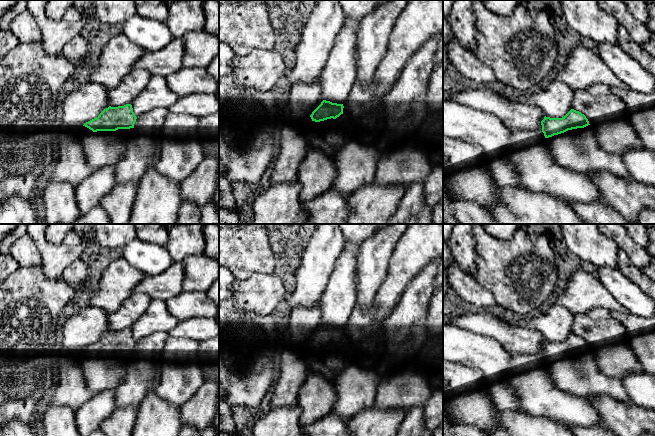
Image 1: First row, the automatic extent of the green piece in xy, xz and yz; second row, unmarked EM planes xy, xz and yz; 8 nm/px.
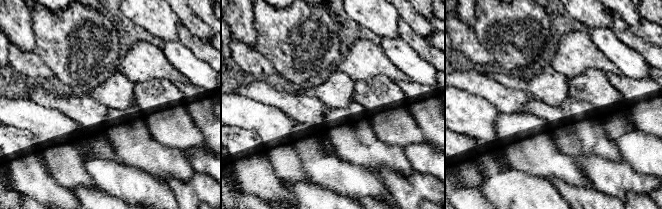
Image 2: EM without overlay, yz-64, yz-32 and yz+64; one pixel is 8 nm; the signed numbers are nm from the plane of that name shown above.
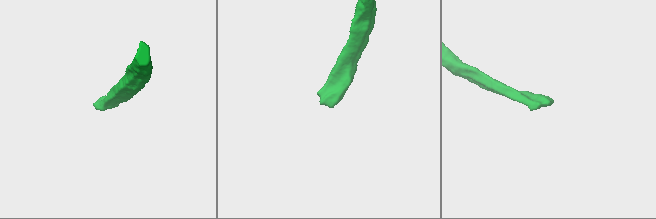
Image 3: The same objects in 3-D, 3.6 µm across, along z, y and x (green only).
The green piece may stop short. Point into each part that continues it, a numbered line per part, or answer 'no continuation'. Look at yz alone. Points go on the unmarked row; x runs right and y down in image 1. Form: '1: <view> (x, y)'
1: yz (578, 374)

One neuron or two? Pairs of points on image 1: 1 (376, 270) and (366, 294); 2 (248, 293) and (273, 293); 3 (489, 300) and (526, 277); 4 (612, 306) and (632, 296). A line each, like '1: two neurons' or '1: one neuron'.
1: one neuron
2: one neuron
3: two neurons
4: two neurons

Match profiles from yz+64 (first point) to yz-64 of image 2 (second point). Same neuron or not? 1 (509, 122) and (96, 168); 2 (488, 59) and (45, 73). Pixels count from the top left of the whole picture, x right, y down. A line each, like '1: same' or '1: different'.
1: same
2: same

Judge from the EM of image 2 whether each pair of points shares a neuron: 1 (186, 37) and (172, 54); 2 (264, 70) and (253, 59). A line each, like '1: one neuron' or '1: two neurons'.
1: two neurons
2: one neuron

